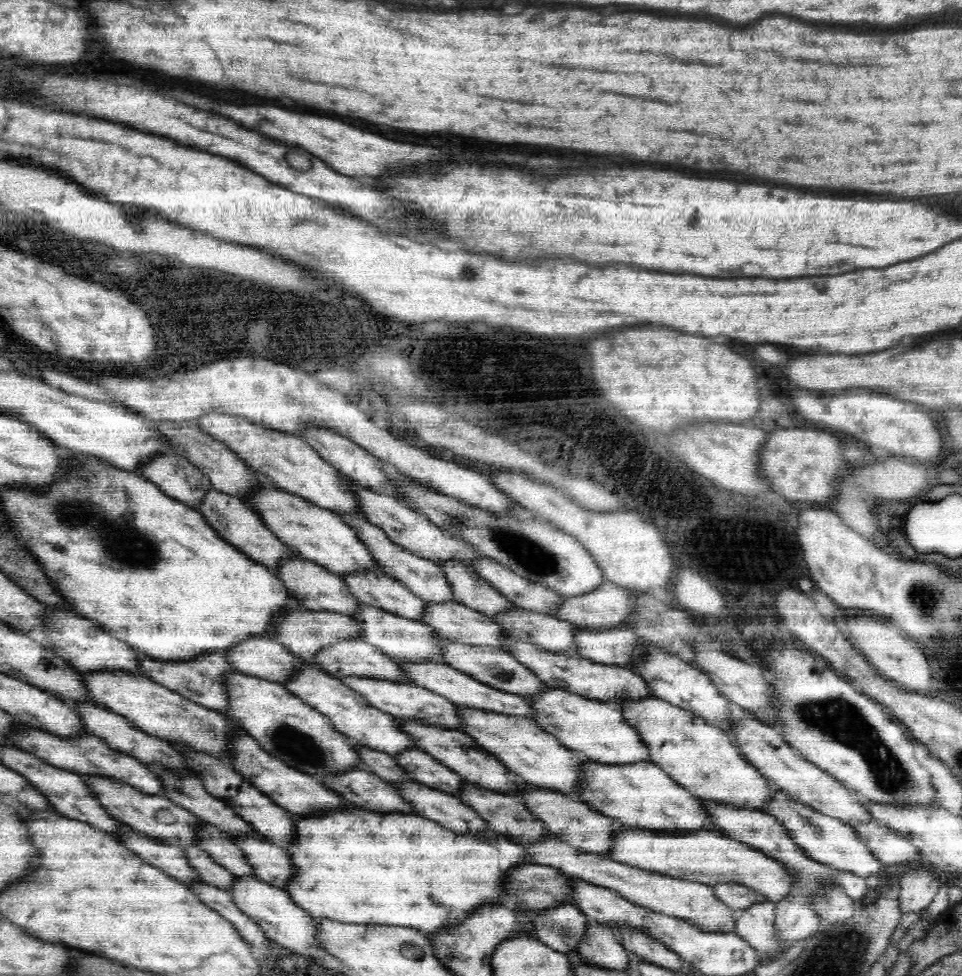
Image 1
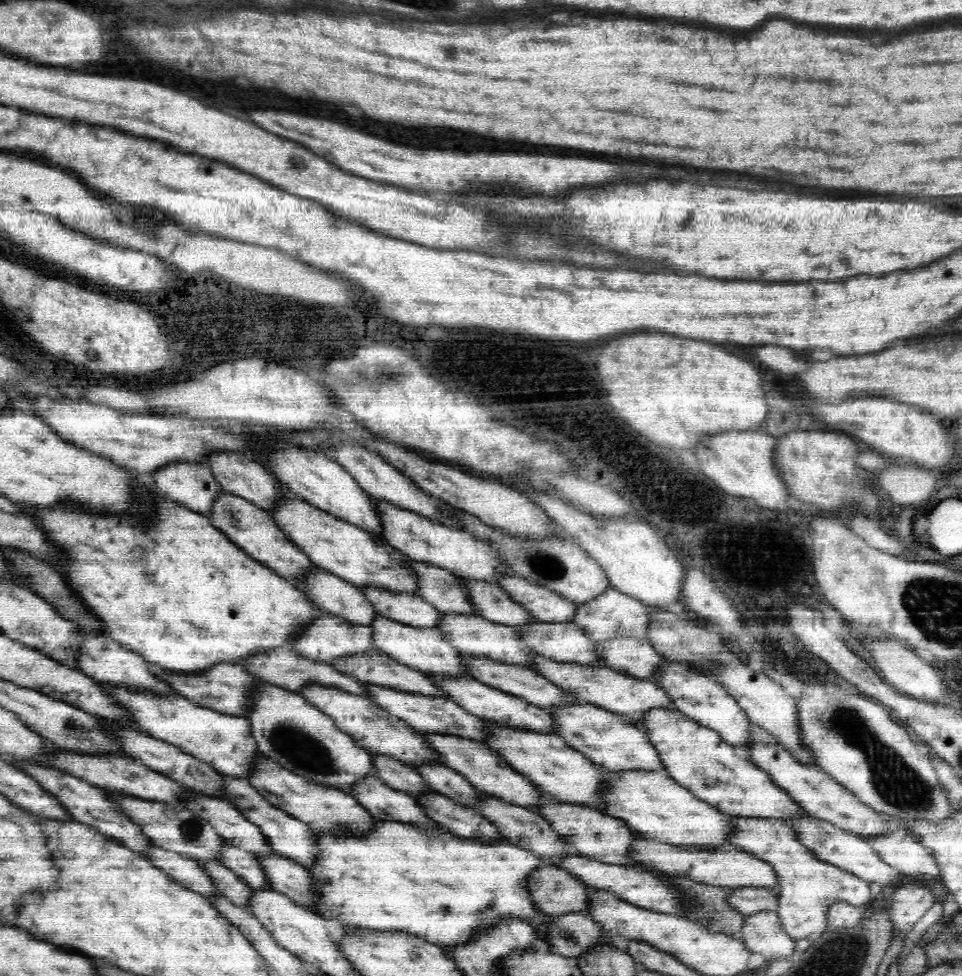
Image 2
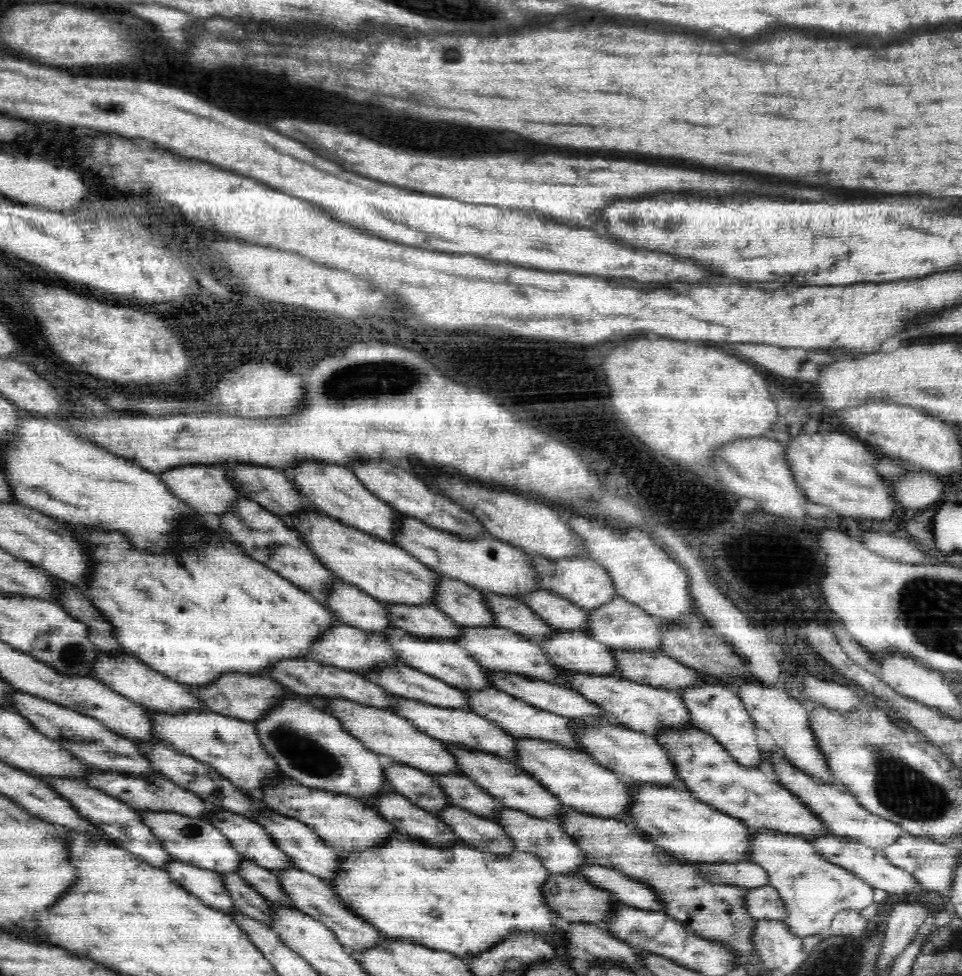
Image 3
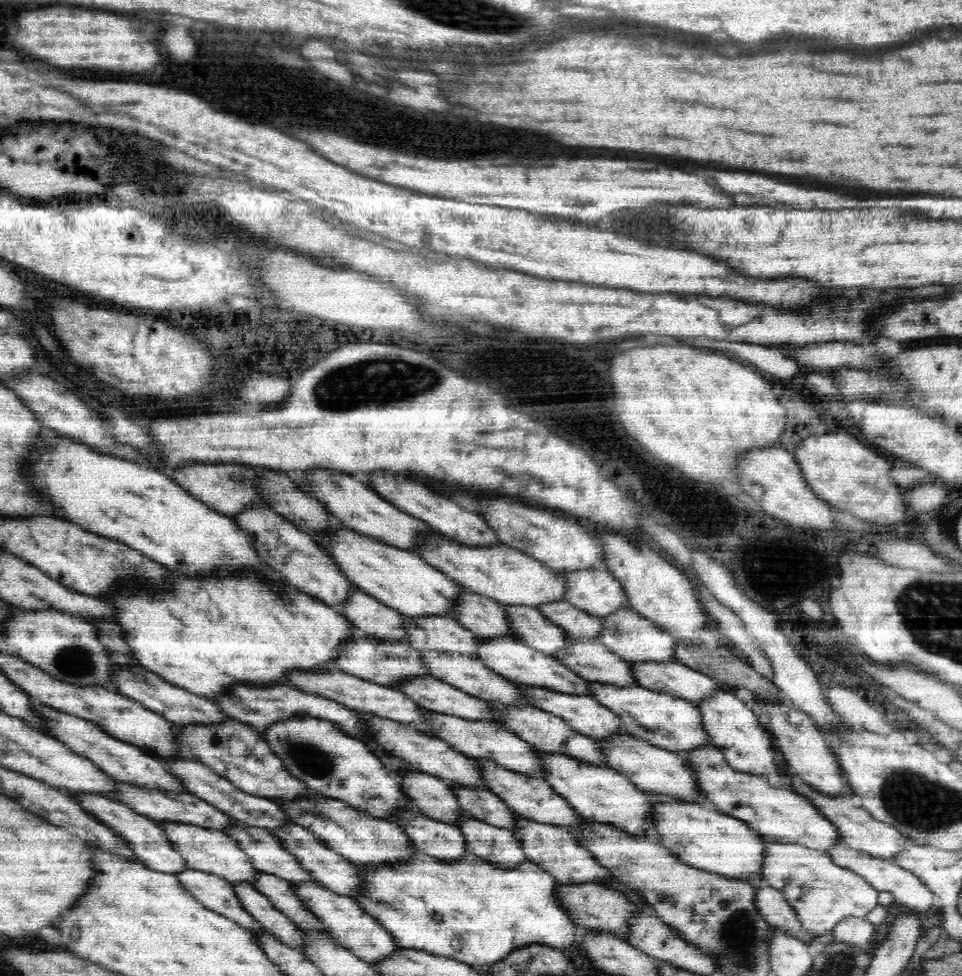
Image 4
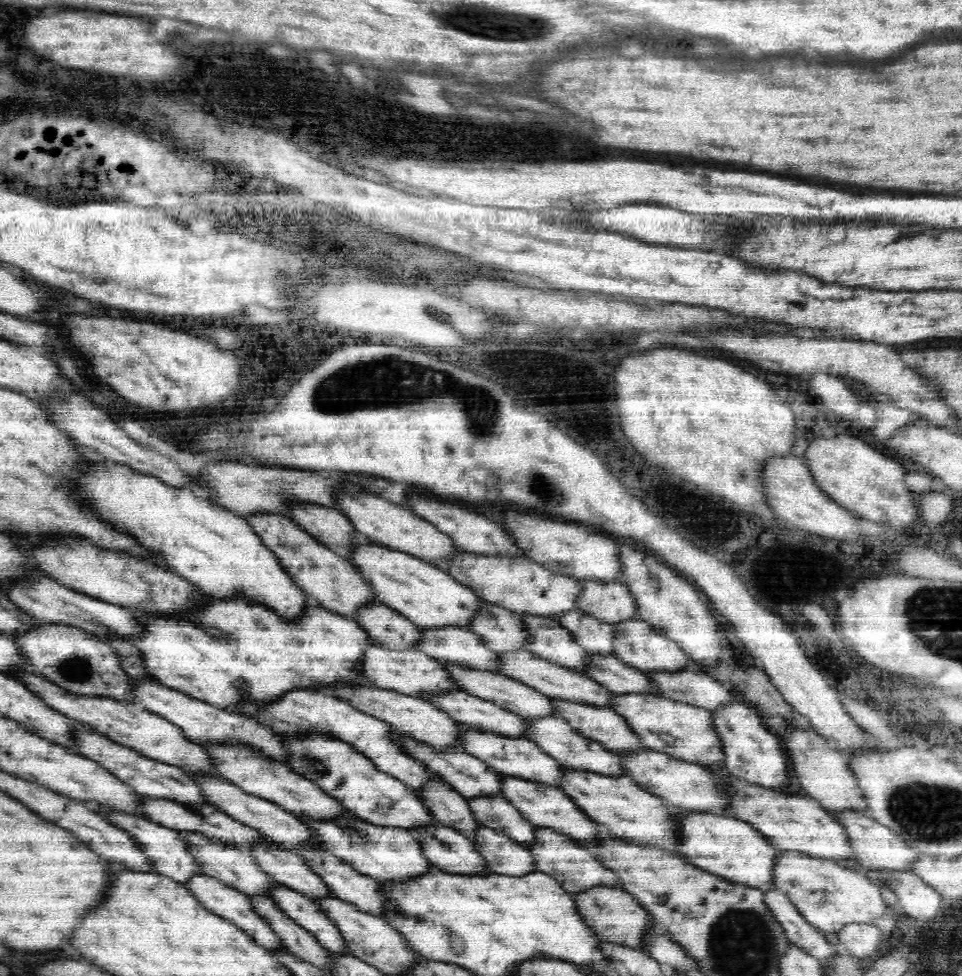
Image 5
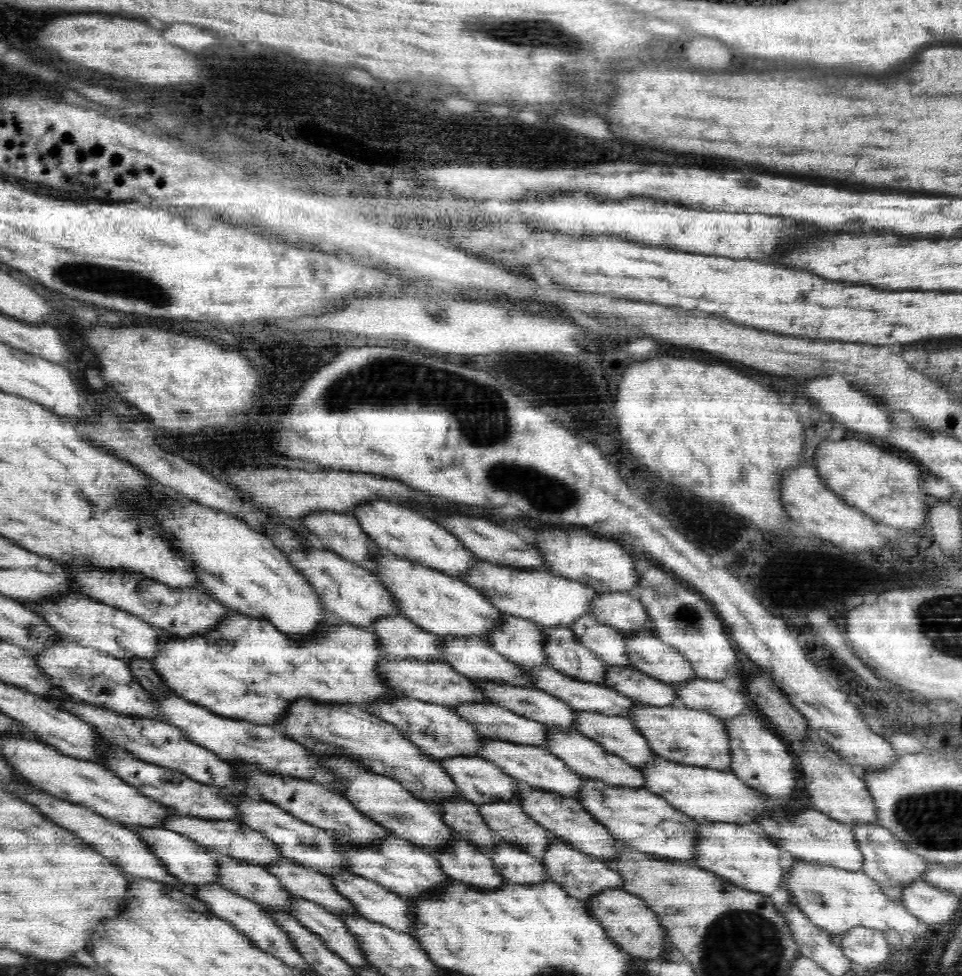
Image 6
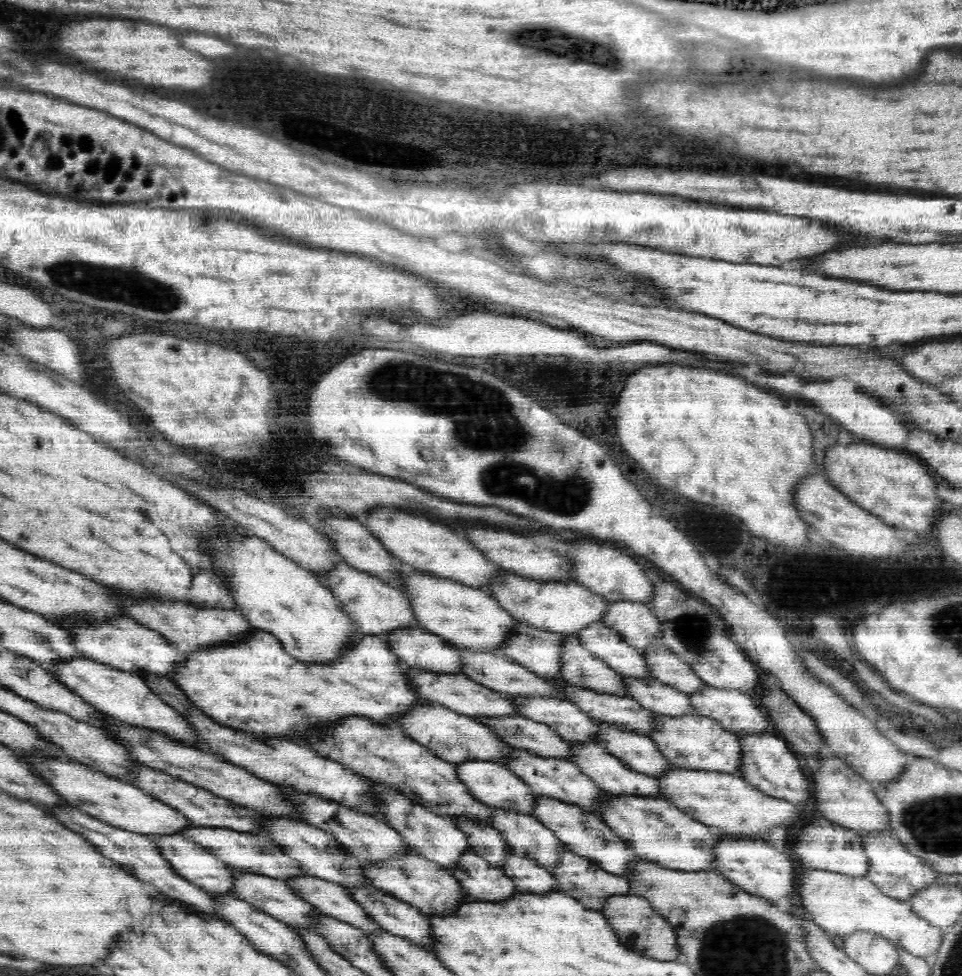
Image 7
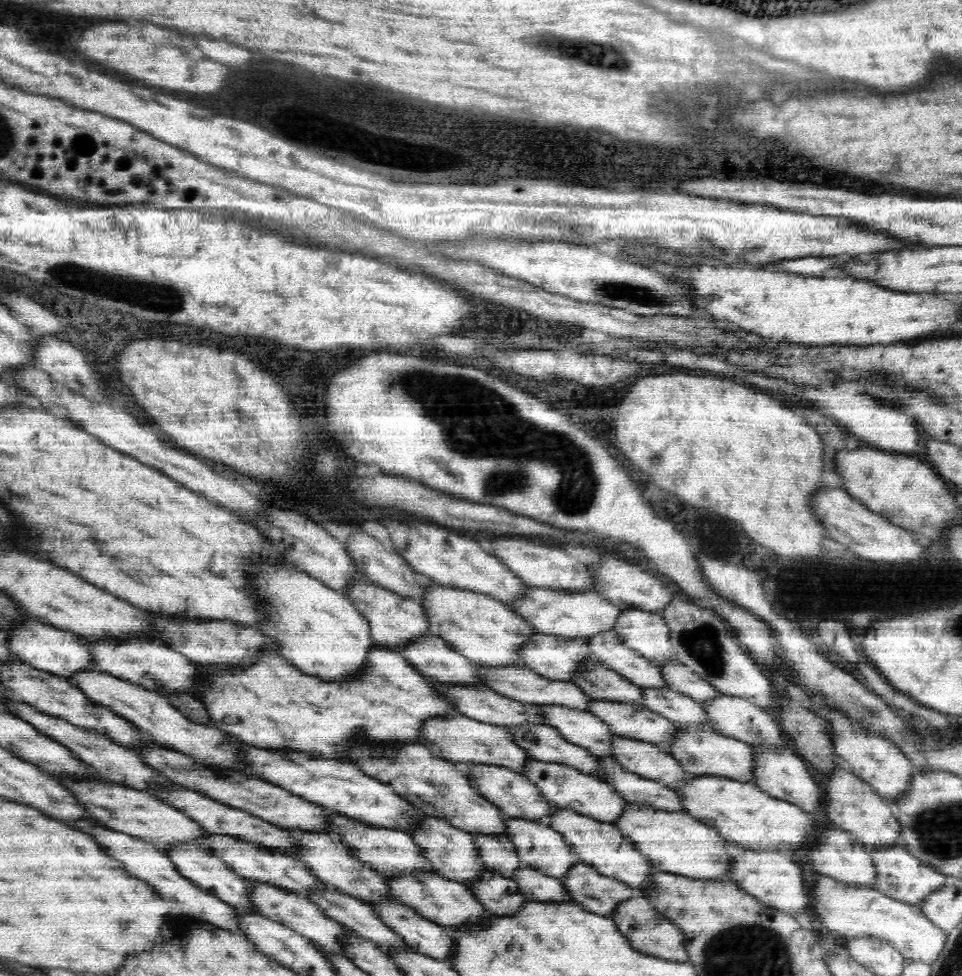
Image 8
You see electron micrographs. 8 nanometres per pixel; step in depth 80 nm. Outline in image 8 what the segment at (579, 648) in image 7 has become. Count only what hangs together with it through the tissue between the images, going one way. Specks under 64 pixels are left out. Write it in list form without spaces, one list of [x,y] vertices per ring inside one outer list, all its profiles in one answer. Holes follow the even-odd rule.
[[[594,662],[586,668],[580,668],[572,683],[580,687],[589,698],[621,702],[622,704],[642,704],[642,689],[632,684],[616,671],[604,667],[601,662]]]

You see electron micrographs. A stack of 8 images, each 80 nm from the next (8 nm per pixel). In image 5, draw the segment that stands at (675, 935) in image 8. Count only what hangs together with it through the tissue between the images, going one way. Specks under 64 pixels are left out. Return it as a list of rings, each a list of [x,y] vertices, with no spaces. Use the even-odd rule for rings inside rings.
[[[596,886],[574,895],[576,910],[603,942],[613,942],[628,948],[644,951],[644,938],[654,923],[649,912],[634,898],[634,895],[619,886]]]

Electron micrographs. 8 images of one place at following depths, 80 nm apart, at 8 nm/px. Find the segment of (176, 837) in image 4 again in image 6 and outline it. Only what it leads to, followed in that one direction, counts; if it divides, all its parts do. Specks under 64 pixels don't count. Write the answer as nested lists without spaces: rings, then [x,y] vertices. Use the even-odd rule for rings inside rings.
[[[219,854],[216,855],[216,865],[218,865],[218,875],[220,875],[220,885],[222,887],[231,890],[238,896],[249,898],[252,902],[259,904],[263,910],[273,908],[273,910],[292,915],[290,896],[293,896],[293,894],[282,886],[278,877],[264,867],[250,864],[247,860],[238,860],[231,856],[219,856]]]

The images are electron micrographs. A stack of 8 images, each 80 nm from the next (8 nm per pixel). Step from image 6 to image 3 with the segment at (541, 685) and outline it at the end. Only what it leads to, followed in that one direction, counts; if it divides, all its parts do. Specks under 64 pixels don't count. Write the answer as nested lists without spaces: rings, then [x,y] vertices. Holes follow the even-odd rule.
[[[460,626],[460,629],[462,629],[462,636],[458,636],[459,642],[456,645],[466,650],[471,658],[474,658],[487,670],[521,674],[534,680],[543,680],[568,688],[568,677],[564,675],[564,671],[558,665],[551,664],[538,645],[528,641],[519,633],[498,626],[492,626],[492,628],[465,628],[465,626]]]

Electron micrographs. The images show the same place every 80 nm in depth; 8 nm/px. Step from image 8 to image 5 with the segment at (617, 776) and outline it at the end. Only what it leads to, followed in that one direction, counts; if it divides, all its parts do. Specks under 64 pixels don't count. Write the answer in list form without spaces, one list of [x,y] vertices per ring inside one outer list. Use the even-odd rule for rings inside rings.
[[[542,716],[542,718],[524,718],[527,722],[527,739],[534,741],[542,751],[555,758],[562,766],[572,770],[588,770],[596,774],[626,776],[620,755],[606,750],[599,742],[576,733],[574,728],[561,716]]]

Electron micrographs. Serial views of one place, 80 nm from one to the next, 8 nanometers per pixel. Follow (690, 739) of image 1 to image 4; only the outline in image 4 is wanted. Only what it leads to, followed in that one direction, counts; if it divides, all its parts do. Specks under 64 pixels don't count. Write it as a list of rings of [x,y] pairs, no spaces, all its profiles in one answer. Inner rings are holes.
[[[714,744],[696,748],[683,760],[694,769],[698,790],[703,798],[713,802],[720,812],[746,822],[761,835],[765,843],[799,844],[826,853],[839,843],[838,829],[834,823],[826,819],[824,813],[808,797],[789,787],[772,787],[764,776],[752,776],[734,770],[728,766],[723,752]]]

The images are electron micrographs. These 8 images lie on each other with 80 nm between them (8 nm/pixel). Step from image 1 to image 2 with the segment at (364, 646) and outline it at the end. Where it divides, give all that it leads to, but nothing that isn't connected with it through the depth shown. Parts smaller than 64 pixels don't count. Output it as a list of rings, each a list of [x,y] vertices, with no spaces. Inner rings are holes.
[[[372,648],[368,652],[354,654],[354,656],[346,656],[346,658],[342,656],[342,658],[332,660],[330,665],[344,674],[348,673],[350,677],[357,678],[361,683],[377,684],[384,688],[391,688],[400,692],[411,692],[412,694],[423,694],[432,698],[445,698],[446,700],[449,698],[438,685],[432,683],[432,679],[428,675],[422,671],[417,671],[409,666],[400,664],[386,653],[378,651],[378,649]]]

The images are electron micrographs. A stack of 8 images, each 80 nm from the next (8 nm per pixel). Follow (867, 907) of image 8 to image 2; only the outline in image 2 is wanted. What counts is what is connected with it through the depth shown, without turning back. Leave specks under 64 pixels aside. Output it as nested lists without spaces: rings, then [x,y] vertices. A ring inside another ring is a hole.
[[[730,816],[732,843],[749,852],[754,858],[770,864],[779,884],[778,910],[782,929],[794,940],[806,939],[814,932],[827,930],[828,910],[834,902],[862,906],[870,900],[870,885],[854,874],[814,857],[800,842],[790,824],[775,818],[746,818]]]

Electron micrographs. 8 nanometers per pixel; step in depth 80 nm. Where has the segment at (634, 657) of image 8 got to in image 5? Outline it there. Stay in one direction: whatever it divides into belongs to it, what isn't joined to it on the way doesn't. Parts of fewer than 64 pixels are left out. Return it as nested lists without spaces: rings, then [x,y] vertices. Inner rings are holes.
[[[580,609],[565,613],[556,621],[567,628],[574,641],[588,653],[615,656],[614,624],[597,620]]]

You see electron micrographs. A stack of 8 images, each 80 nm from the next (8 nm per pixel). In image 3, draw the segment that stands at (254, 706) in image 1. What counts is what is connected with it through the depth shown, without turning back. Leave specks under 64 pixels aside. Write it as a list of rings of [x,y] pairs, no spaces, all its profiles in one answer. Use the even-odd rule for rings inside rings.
[[[282,696],[282,700],[276,701],[275,708],[266,714],[255,727],[266,753],[270,757],[274,757],[274,762],[278,763],[278,768],[285,776],[297,780],[302,786],[336,794],[346,794],[366,806],[371,806],[372,800],[378,798],[380,794],[394,791],[384,777],[384,770],[380,765],[378,753],[372,752],[358,738],[348,733],[334,715],[322,713],[322,711],[312,707],[305,696]]]

